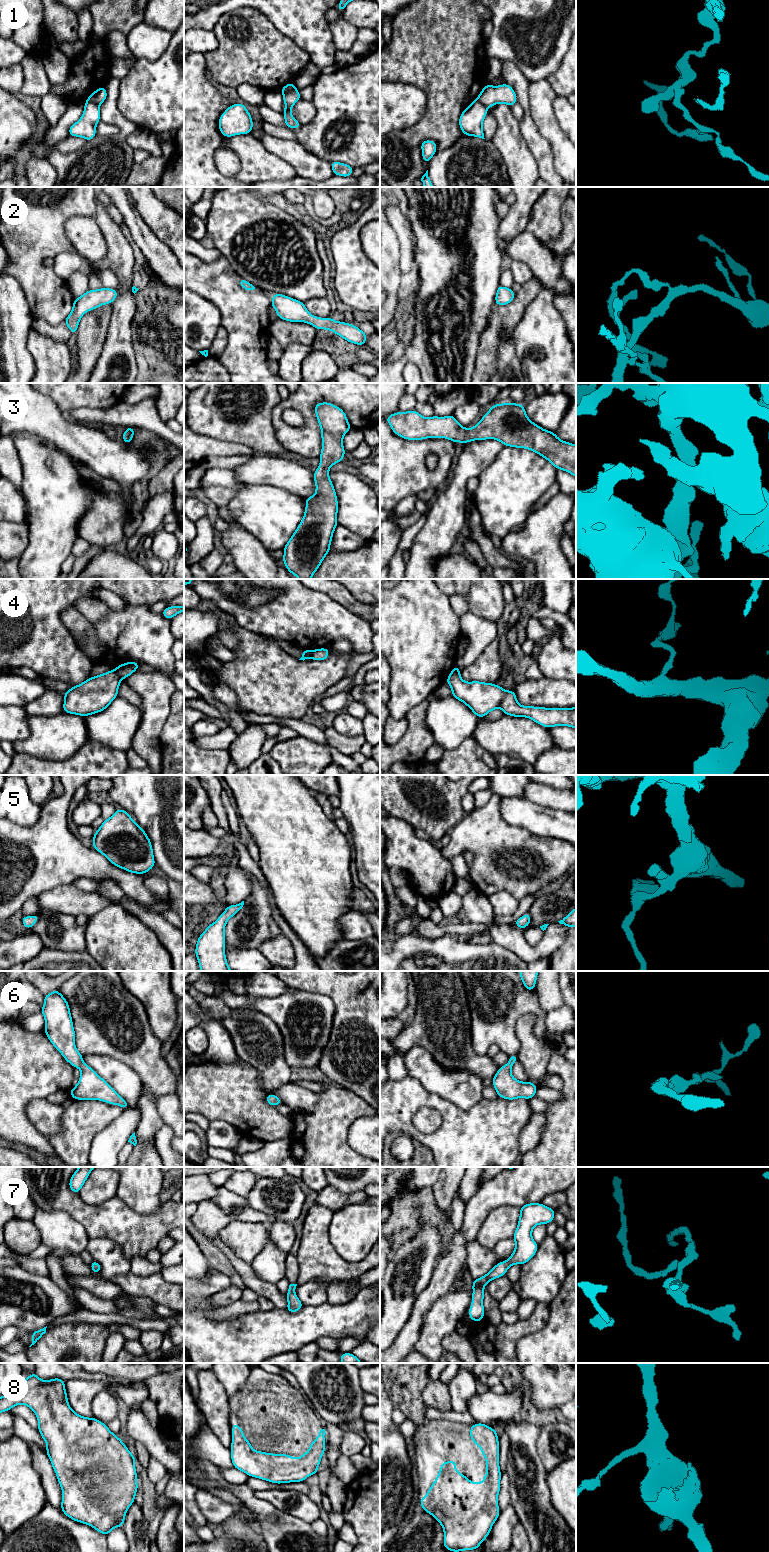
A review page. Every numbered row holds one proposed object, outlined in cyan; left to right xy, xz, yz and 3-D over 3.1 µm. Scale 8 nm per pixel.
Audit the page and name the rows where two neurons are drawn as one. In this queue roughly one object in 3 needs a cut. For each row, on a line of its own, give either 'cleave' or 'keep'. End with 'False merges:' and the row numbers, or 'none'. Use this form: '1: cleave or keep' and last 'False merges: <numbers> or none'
1: cleave
2: keep
3: keep
4: cleave
5: keep
6: keep
7: keep
8: keep
False merges: 1, 4

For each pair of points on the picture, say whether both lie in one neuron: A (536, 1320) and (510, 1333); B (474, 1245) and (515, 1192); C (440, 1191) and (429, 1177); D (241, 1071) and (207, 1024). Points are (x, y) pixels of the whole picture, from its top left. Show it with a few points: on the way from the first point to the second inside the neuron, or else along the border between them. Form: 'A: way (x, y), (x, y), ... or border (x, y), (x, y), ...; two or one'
A: way (530, 1325), (516, 1331); one
B: border (476, 1238), (467, 1243), (465, 1260); two
C: border (439, 1177), (431, 1187); two
D: border (239, 1059), (229, 1063), (211, 1063); two

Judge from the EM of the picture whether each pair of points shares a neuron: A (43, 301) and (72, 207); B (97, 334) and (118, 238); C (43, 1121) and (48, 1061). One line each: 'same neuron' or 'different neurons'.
A: same neuron
B: different neurons
C: different neurons

